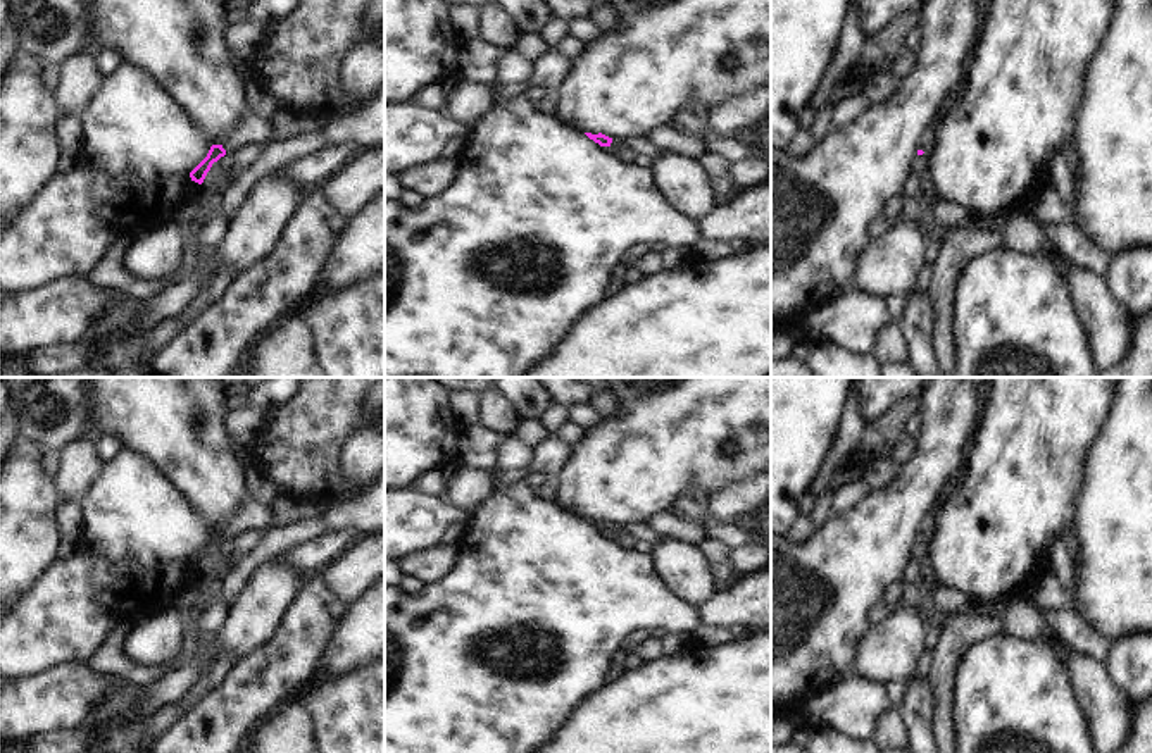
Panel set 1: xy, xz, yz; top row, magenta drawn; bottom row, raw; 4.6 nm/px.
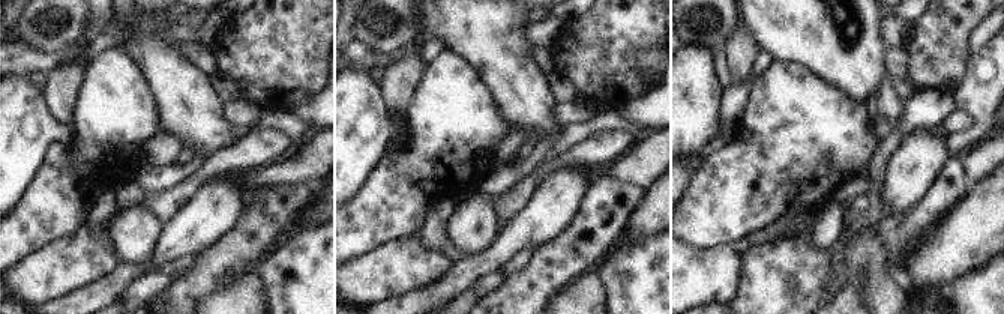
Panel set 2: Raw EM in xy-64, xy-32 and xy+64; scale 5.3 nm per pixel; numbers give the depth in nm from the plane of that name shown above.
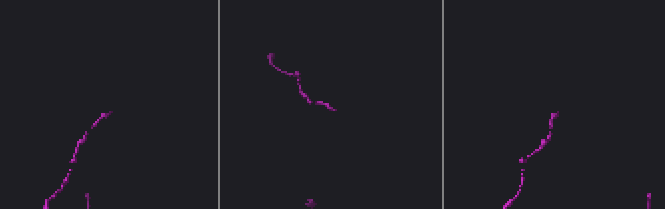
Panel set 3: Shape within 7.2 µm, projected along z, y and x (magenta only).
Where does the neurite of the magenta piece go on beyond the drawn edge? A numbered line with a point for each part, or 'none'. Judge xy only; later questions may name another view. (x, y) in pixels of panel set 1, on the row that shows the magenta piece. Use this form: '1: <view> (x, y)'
1: xy (250, 130)

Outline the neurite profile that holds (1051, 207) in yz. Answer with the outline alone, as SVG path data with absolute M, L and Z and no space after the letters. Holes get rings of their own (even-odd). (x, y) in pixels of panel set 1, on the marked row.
M1047 184L1040 196L1036 198L1036 205L1033 208L1033 217L1036 222L1045 224L1061 224L1067 217L1067 207L1059 190L1054 184Z

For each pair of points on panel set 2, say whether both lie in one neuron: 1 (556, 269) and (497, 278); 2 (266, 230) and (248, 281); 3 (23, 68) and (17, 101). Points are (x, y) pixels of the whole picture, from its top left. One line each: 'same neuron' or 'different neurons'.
1: different neurons
2: different neurons
3: different neurons

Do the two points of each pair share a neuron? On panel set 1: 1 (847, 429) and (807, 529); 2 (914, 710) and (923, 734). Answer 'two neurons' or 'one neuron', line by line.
1: two neurons
2: one neuron

